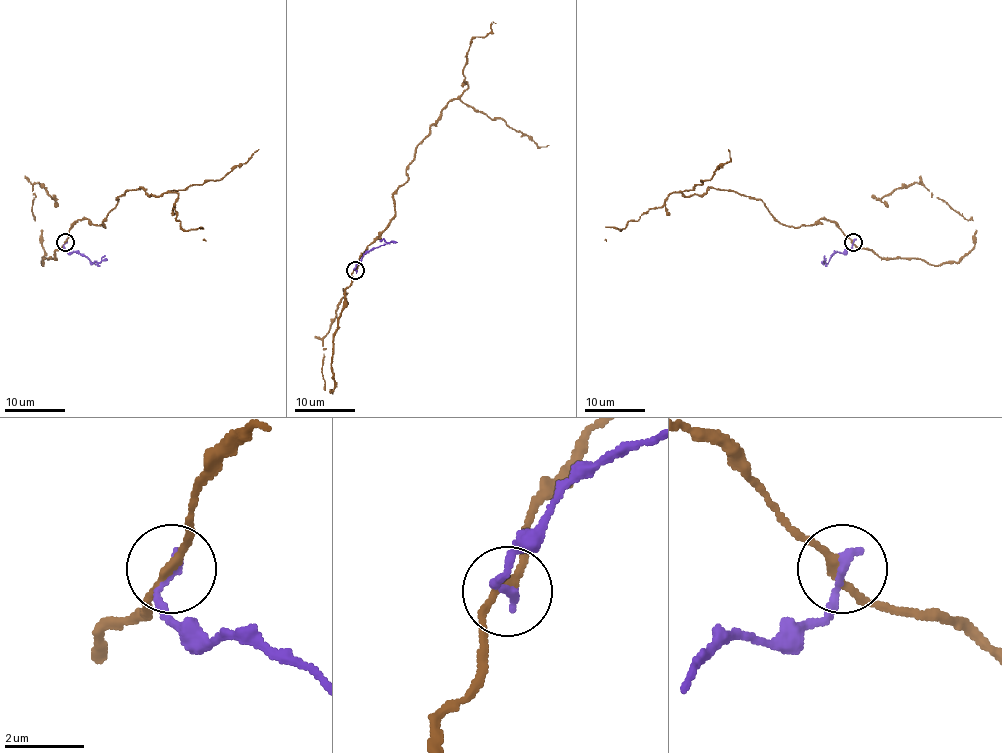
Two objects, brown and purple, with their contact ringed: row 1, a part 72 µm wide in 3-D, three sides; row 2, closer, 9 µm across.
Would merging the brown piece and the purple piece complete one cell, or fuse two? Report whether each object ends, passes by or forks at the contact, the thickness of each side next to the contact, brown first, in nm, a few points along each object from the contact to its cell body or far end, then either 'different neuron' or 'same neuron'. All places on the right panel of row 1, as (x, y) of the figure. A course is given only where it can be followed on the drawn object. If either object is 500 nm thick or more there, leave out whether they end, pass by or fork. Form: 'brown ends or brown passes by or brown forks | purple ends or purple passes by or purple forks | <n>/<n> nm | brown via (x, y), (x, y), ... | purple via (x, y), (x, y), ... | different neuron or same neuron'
brown passes by | purple ends | 190/240 nm | brown via (852, 241), (829, 220), (785, 226), (755, 197), (709, 187), (670, 193), (620, 231), (605, 228), (606, 241) | purple via (853, 241), (850, 247), (837, 252), (826, 264), (825, 259) | different neuron

